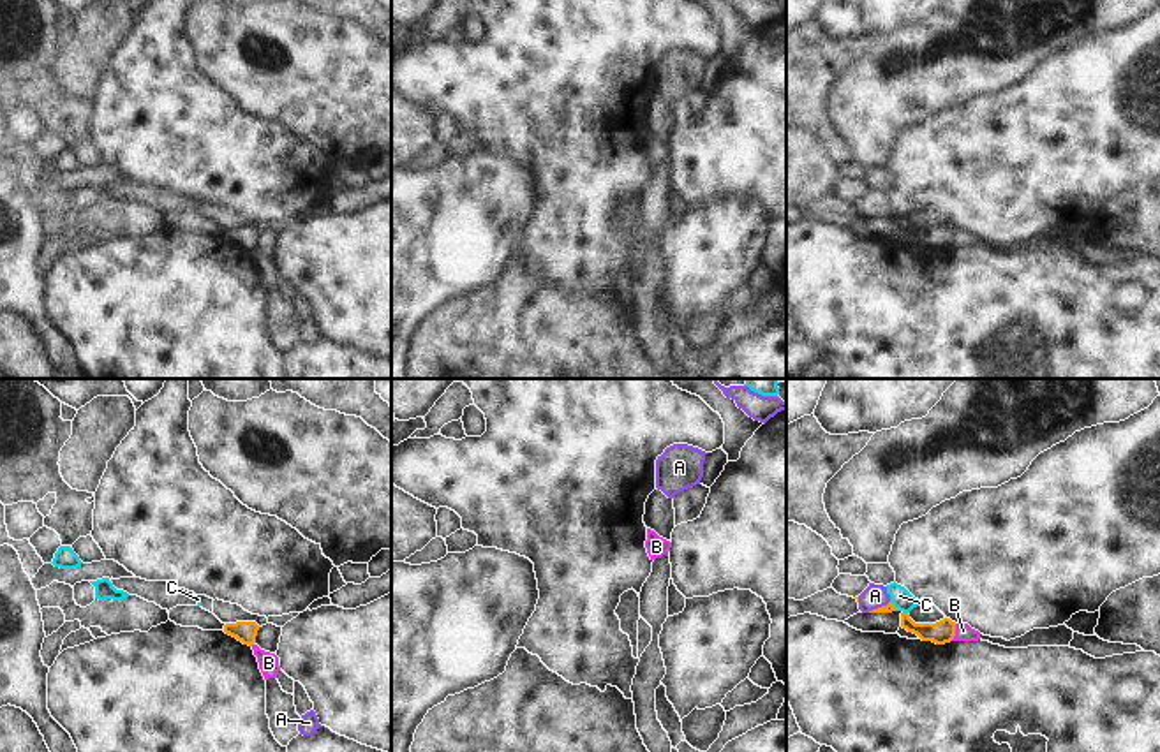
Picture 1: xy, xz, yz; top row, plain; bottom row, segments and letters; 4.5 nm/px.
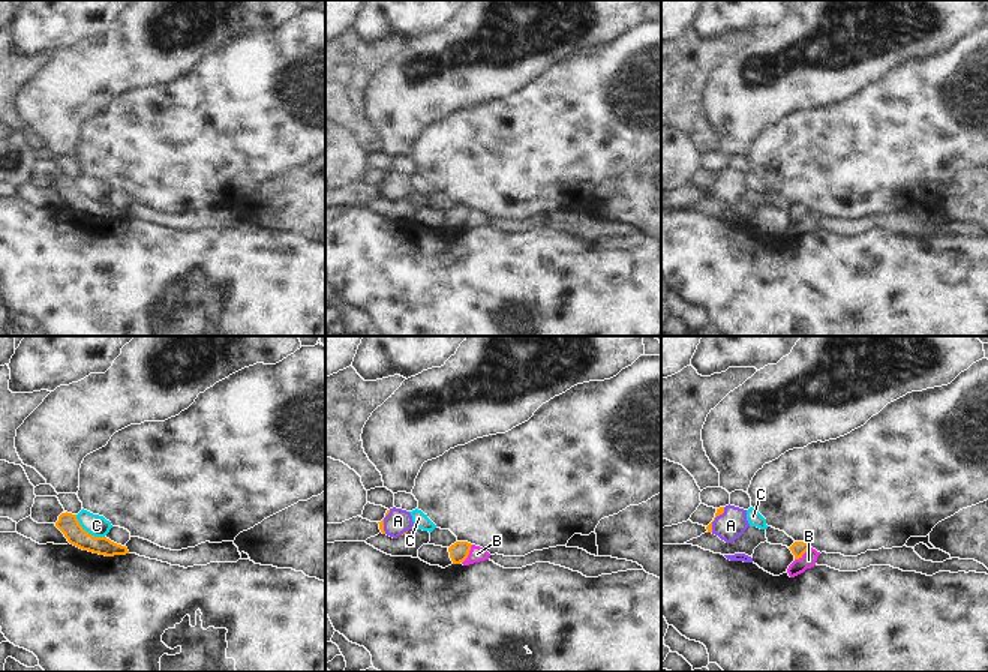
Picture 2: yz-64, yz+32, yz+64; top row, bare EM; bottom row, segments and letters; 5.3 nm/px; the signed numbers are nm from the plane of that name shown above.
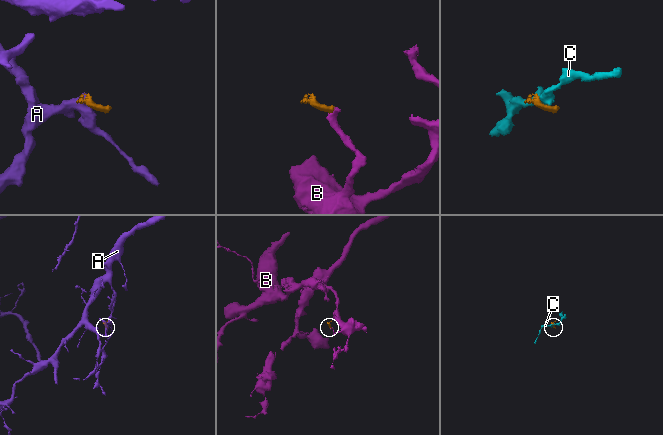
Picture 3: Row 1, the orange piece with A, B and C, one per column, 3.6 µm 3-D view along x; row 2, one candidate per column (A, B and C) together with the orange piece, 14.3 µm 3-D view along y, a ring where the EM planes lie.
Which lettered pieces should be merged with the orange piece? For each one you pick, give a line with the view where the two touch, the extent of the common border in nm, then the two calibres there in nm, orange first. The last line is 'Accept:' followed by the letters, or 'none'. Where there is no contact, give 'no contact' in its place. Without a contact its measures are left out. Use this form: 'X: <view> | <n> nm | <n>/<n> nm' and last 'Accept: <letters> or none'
A: yz | 120 nm | 50/110 nm
Accept: A

